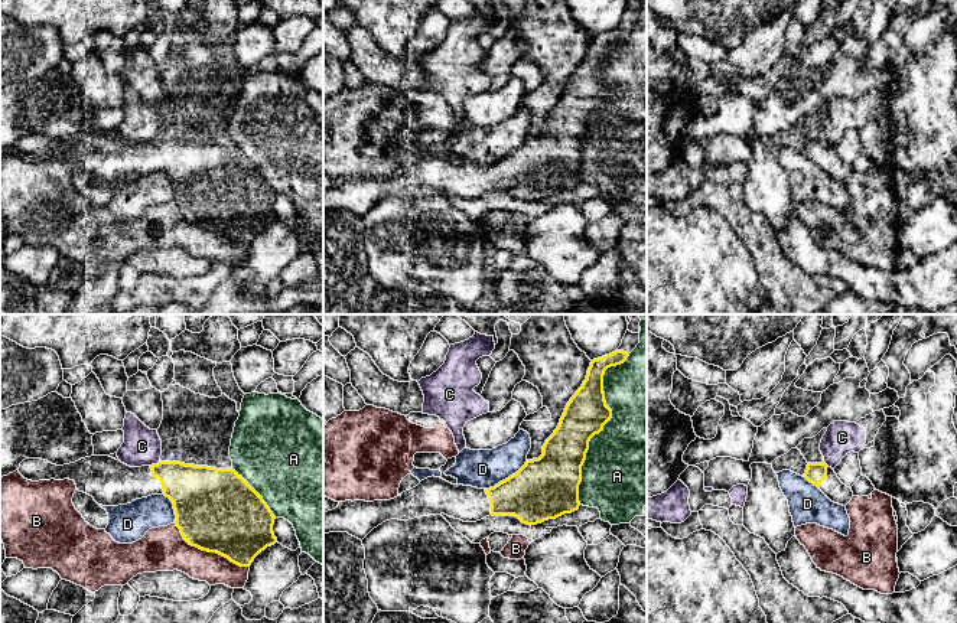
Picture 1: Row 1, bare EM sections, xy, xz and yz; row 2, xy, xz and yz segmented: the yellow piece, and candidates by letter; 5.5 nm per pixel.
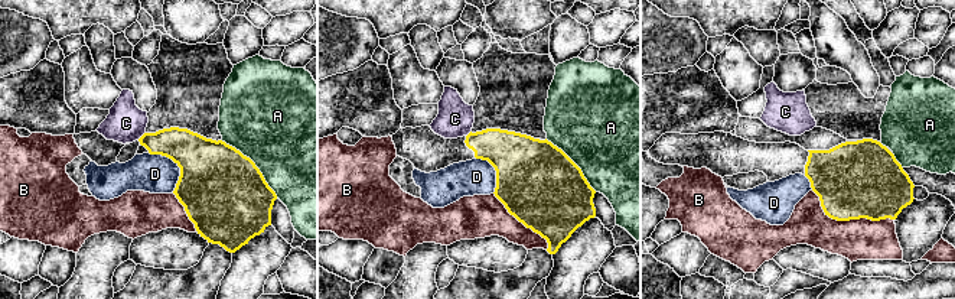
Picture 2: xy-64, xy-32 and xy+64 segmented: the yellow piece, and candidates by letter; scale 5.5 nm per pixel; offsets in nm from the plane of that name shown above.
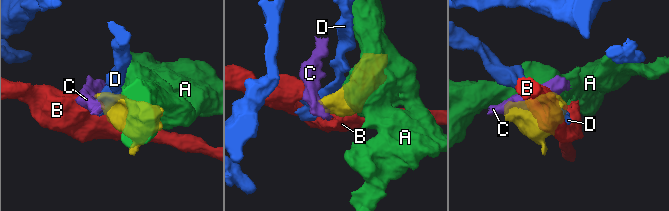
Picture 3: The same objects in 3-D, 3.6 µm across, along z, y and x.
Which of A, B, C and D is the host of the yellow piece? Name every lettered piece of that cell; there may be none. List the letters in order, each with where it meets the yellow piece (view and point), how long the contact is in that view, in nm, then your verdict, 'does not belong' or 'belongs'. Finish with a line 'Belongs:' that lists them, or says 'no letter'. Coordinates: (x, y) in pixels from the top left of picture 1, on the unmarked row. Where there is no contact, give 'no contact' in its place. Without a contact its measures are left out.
A: xz (604, 101) | 900 nm | does not belong
B: xy (208, 228) | 480 nm | does not belong
C: xy (155, 142) | 70 nm | does not belong
D: xz (505, 156) | 280 nm | does not belong
Belongs: no letter

